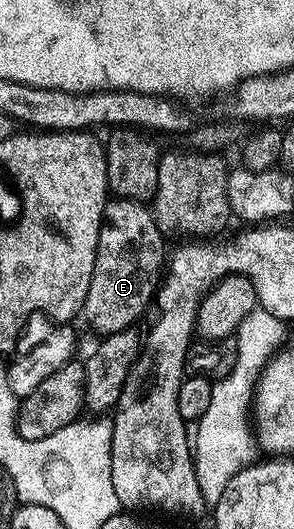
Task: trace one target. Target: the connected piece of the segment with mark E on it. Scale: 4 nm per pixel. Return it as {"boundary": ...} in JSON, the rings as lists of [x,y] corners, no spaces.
{"boundary":[[[107,199],[106,209],[102,215],[102,229],[96,246],[96,266],[92,270],[92,286],[88,286],[88,298],[84,309],[84,317],[98,334],[109,334],[124,331],[137,325],[142,313],[147,311],[146,296],[150,295],[150,287],[159,287],[160,275],[168,247],[162,239],[164,233],[154,220],[151,209],[142,211],[141,200]]]}

